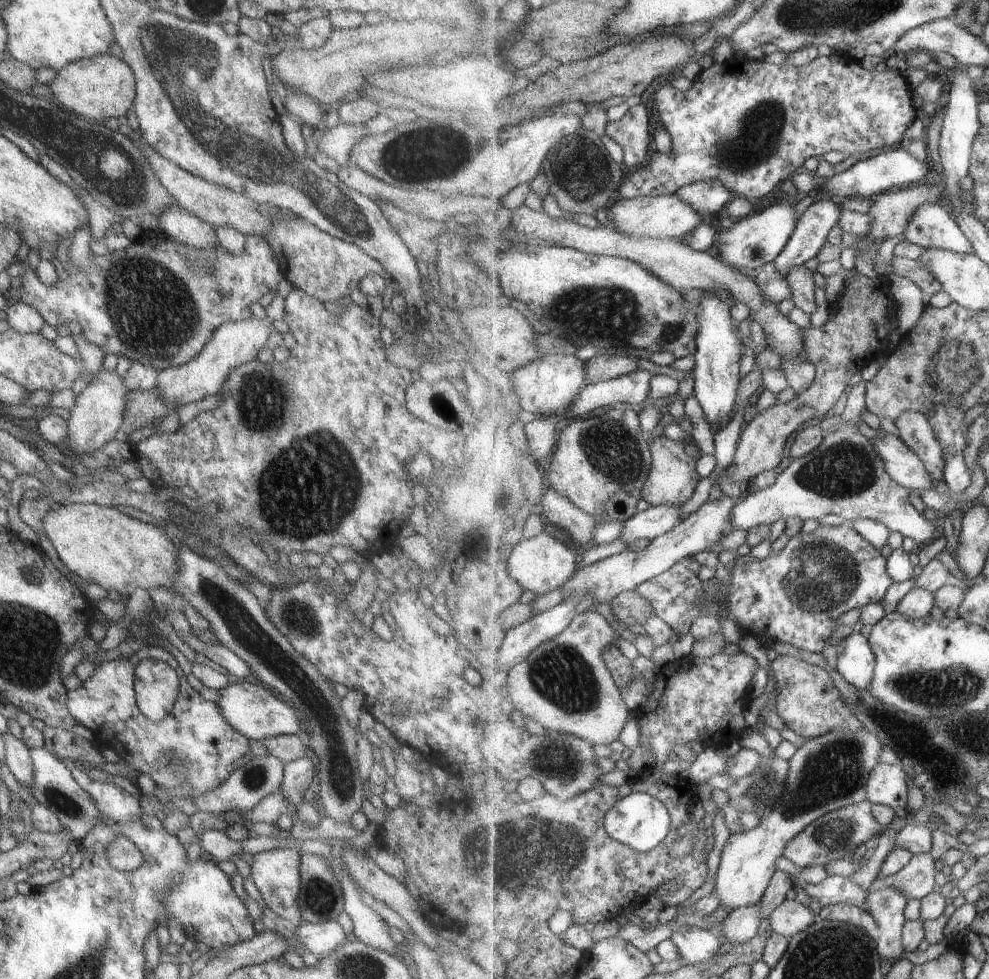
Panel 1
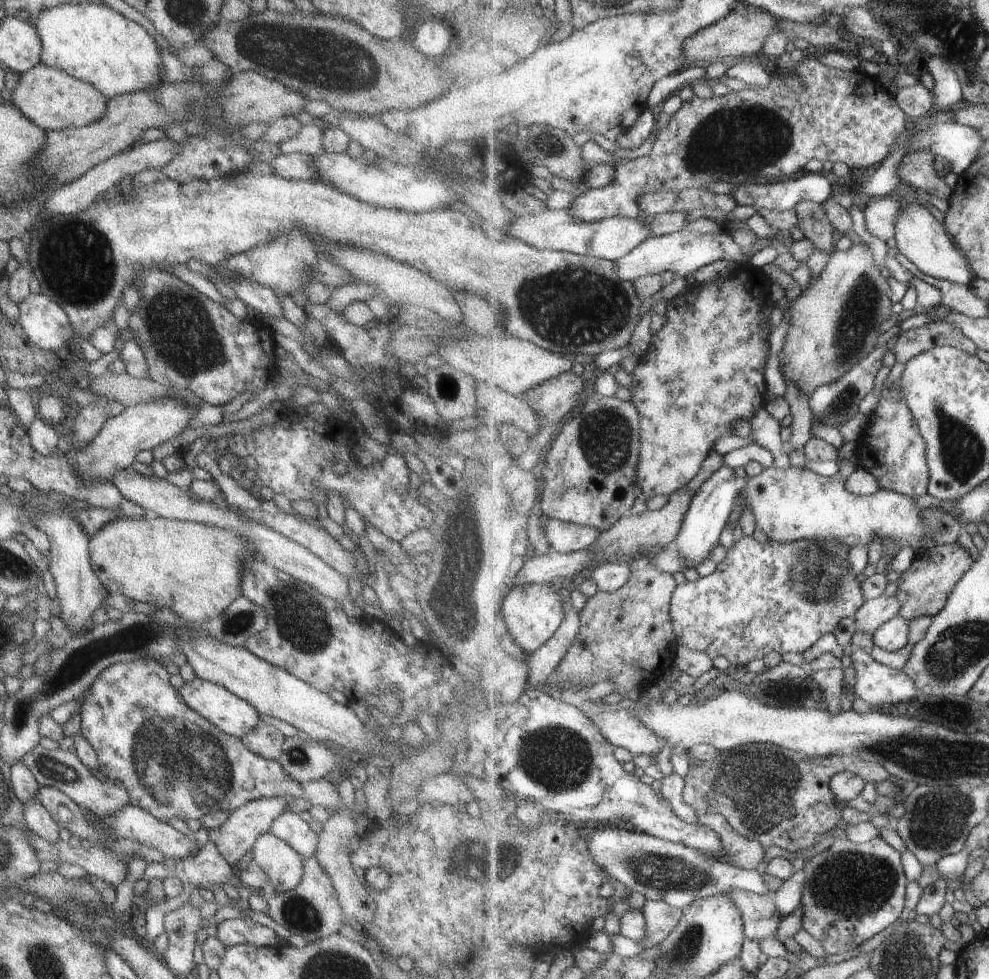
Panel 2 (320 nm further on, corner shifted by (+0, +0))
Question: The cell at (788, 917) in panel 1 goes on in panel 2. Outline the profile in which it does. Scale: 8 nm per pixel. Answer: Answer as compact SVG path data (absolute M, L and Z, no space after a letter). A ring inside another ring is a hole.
M740 889L729 890L724 894L729 894L731 900L741 908L747 939L759 942L777 934L783 916L777 908L775 899Z

